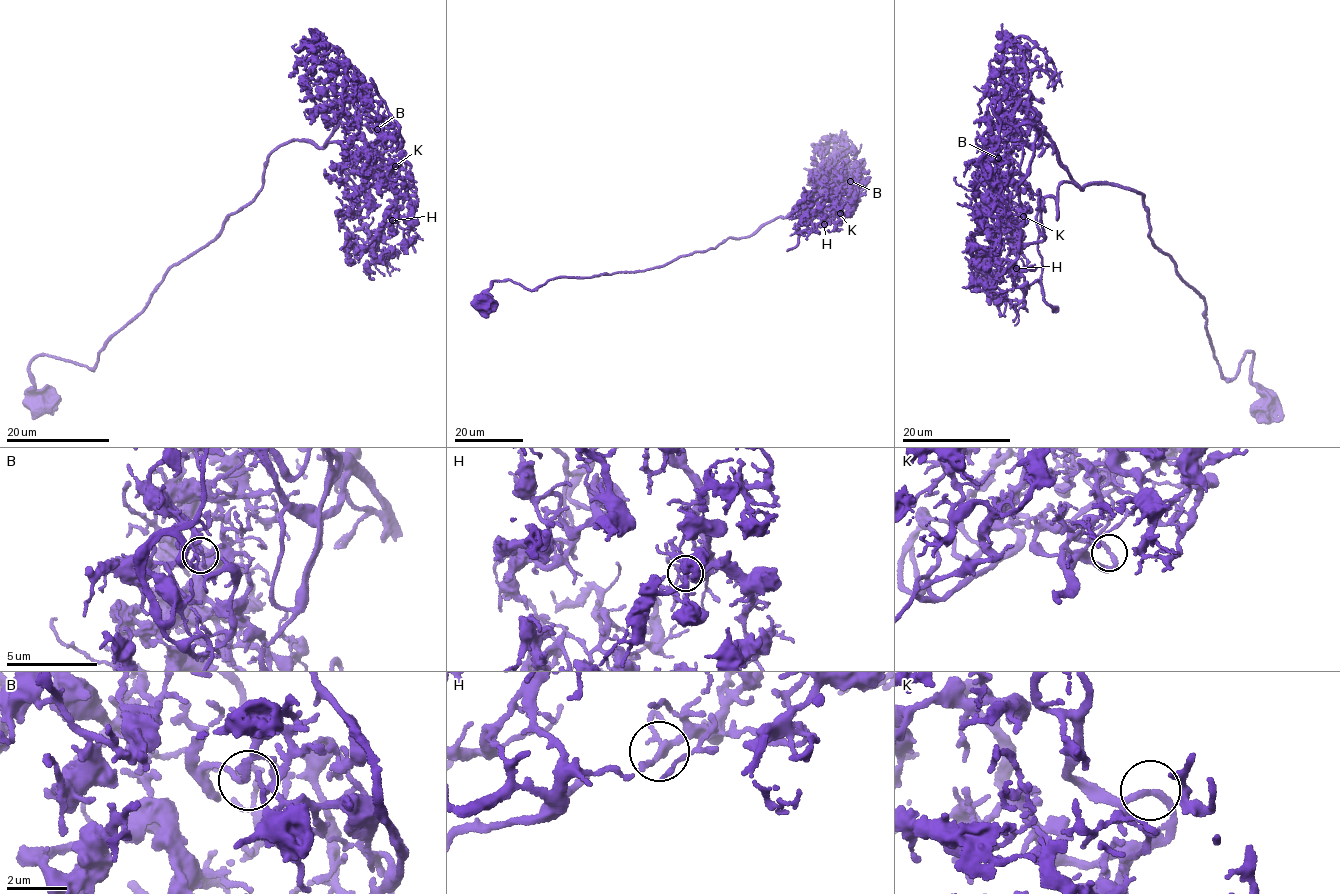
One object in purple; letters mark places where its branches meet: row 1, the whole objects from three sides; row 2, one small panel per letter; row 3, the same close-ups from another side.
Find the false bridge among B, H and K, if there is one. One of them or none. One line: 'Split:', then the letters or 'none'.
Split: none

